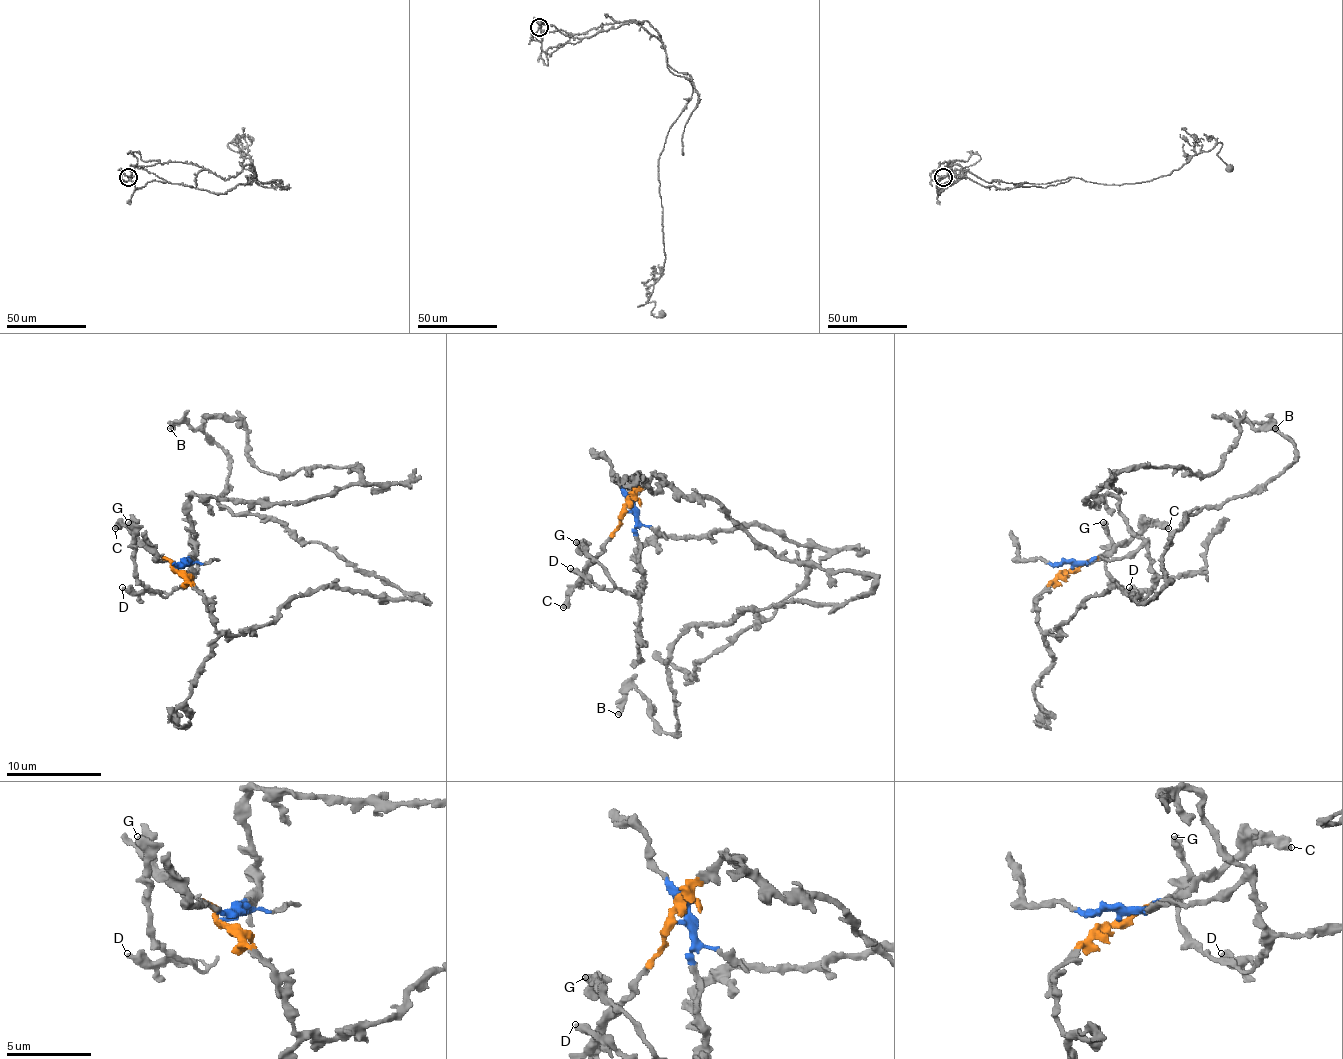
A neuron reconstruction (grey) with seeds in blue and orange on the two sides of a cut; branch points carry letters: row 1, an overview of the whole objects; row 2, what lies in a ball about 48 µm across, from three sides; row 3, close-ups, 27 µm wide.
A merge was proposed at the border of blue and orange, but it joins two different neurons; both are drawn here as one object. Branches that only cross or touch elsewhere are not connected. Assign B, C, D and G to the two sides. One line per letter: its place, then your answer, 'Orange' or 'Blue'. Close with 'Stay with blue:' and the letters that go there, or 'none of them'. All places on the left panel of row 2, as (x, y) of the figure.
B: Place: (170, 428). Orange
C: Place: (115, 528). Orange
D: Place: (122, 587). Blue
G: Place: (128, 522). Blue
Stay with blue: D, G

